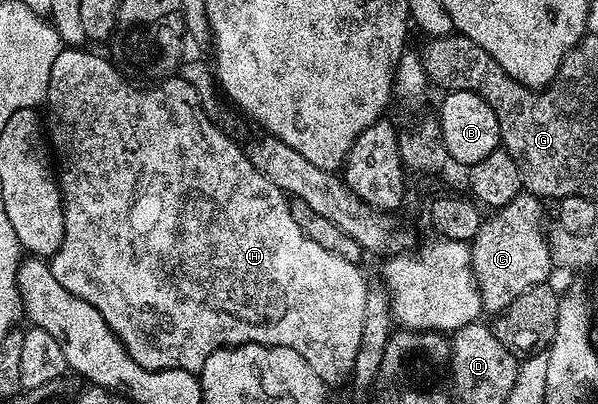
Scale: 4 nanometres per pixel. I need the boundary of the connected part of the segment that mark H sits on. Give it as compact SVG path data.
M66 46L63 47L62 53L56 58L56 62L52 62L52 70L48 78L48 90L46 91L46 99L44 101L44 109L46 108L46 116L44 112L44 128L48 133L48 143L52 149L53 155L56 157L56 175L58 178L58 189L62 191L62 205L64 206L64 238L60 242L60 250L56 250L56 254L49 257L48 263L52 274L56 278L56 282L60 282L60 286L64 286L64 290L68 290L76 298L84 298L84 302L88 302L92 306L96 306L96 310L100 310L100 314L104 314L104 322L108 322L108 326L120 338L120 342L128 350L128 354L132 354L132 358L140 366L144 366L149 372L156 370L172 370L173 368L183 368L195 374L201 373L204 362L208 358L208 354L212 354L218 348L229 348L235 344L263 344L264 346L288 346L288 350L296 350L296 354L300 354L300 358L304 358L304 362L308 362L311 370L317 374L321 380L325 380L327 385L334 386L334 383L341 378L342 375L349 373L353 369L356 362L357 351L360 350L361 335L364 332L364 306L366 291L368 289L368 281L362 277L362 272L358 269L359 265L355 261L348 258L340 258L340 254L324 250L324 246L320 246L317 242L312 242L312 238L308 238L308 234L304 234L304 230L300 230L300 226L296 226L296 222L292 218L292 210L290 209L290 200L285 192L280 191L272 182L268 182L268 178L264 178L264 174L260 174L260 170L256 170L256 166L252 166L249 155L245 151L242 152L209 120L207 109L204 107L204 101L198 92L190 85L190 83L181 78L167 78L151 83L150 88L137 88L134 84L129 84L125 80L127 77L105 55L97 56L94 52L85 52L87 49L82 46Z

